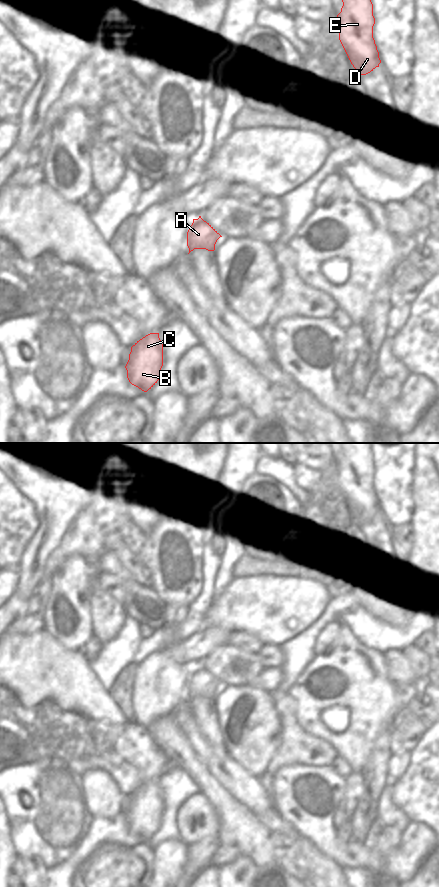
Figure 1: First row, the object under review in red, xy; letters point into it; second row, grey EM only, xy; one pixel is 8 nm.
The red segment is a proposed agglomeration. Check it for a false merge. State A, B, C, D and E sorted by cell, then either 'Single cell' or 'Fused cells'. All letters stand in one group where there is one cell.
Groups: A B C D E. Single cell.

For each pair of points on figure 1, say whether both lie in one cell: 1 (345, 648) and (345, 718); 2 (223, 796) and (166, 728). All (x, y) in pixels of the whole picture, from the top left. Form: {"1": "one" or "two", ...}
{"1": "one", "2": "one"}

